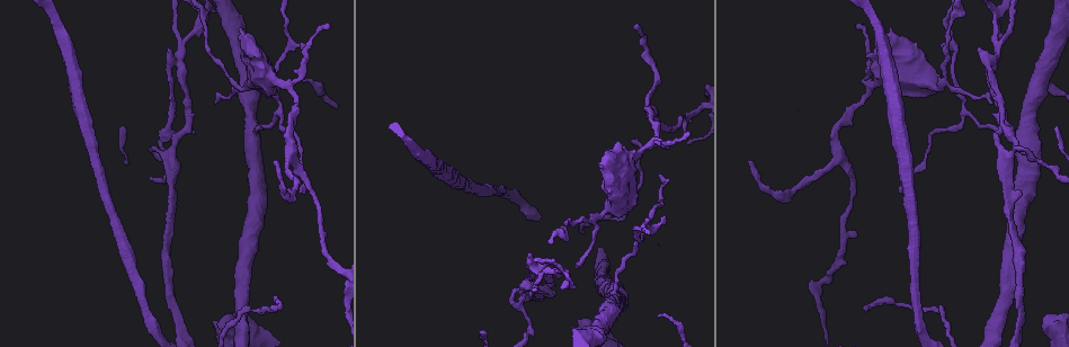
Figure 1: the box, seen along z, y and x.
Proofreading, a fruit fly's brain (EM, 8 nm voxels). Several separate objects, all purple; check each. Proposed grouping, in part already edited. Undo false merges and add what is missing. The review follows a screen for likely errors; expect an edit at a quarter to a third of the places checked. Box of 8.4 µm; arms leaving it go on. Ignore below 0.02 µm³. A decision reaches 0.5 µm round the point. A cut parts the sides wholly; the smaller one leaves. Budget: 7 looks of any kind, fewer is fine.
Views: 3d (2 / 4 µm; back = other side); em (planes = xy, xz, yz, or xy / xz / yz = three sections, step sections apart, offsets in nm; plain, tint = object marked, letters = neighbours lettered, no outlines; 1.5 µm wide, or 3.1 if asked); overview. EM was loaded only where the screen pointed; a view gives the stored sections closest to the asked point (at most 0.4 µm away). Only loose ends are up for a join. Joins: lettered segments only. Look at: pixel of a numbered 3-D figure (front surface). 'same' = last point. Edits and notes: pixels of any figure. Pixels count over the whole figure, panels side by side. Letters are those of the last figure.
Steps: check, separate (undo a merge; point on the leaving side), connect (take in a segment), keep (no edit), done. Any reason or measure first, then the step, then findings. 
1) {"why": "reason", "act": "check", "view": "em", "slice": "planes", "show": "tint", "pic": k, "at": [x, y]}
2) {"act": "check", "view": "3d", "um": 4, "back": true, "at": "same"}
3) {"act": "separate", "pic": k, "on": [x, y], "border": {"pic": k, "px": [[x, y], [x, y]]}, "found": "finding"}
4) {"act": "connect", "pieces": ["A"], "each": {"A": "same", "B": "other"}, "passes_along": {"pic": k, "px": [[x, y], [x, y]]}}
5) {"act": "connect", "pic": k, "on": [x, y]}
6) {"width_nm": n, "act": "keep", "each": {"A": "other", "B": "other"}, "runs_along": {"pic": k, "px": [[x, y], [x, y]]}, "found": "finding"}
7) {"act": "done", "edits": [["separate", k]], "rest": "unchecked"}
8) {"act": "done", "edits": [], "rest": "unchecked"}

{"why": "tapers out", "act": "check", "view": "3d", "um": 2, "back": true, "pic": 1, "at": [301, 193]}

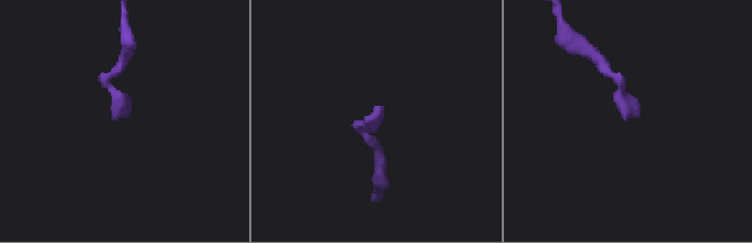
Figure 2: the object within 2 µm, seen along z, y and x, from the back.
{"why": "shape alone is not enough", "act": "check", "view": "em", "slice": "planes", "show": "tint", "pic": 2, "at": [380, 106]}

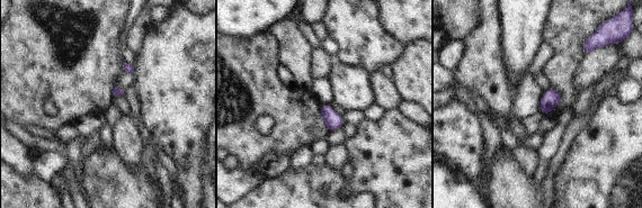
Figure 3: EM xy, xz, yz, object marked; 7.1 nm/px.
{"why": "see the neighbours", "act": "check", "view": "em", "slice": "planes", "show": "letters", "at": "same"}

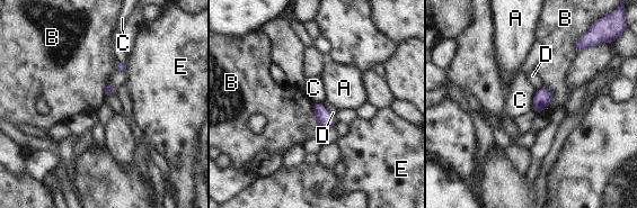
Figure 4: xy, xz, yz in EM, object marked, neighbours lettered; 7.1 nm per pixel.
{"act": "keep", "each": {"A": "other", "B": "other", "C": "other", "D": "other", "E": "other"}, "border": {"pic": 4, "px": [[536, 91], [532, 110]]}, "found": "none of them fits"}

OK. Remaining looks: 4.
{"why": "thin end", "act": "check", "view": "3d", "um": 4, "pic": 1, "at": [302, 47]}

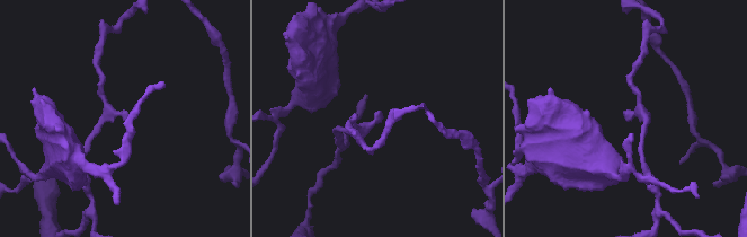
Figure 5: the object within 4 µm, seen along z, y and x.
{"why": "now the EM", "act": "check", "view": "em", "slice": "planes", "show": "letters", "pic": 5, "at": [628, 118]}

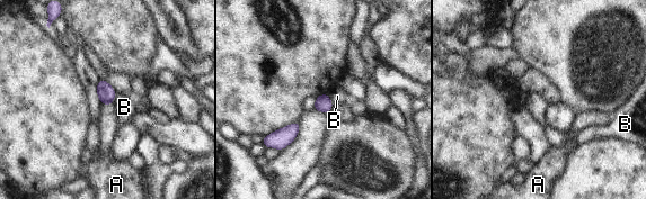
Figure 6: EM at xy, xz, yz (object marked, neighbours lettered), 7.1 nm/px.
{"act": "keep", "each": {"A": "other", "B": "other"}, "border": {"pic": 6, "px": [[116, 93], [109, 105]]}, "found": "none of them fits"}

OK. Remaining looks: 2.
{"why": "free end", "act": "check", "view": "em", "slice": "planes", "show": "letters", "pic": 1, "at": [689, 134]}

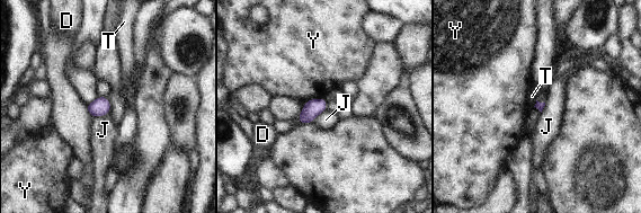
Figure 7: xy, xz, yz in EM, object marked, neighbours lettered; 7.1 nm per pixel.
{"act": "keep", "each": {"D": "other", "J": "other", "T": "other", "Y": "other"}, "border": {"pic": 7, "px": [[108, 113], [92, 117]]}, "found": "none of them fits"}

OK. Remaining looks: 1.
{"act": "done", "edits": [], "rest": "unchecked"}

